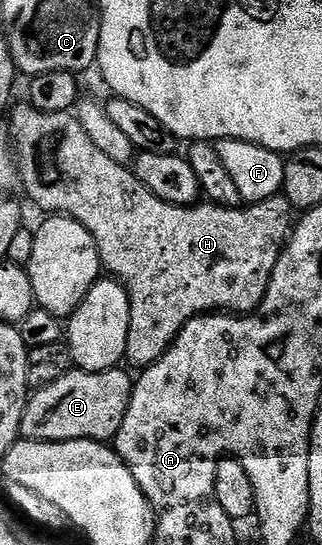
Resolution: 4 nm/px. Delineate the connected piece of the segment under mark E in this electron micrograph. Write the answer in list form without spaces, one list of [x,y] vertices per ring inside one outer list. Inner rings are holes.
[[[118,367],[102,373],[71,371],[63,379],[36,390],[25,403],[21,437],[26,441],[112,442],[123,423],[123,415],[127,415],[135,384],[134,378],[123,370]]]

